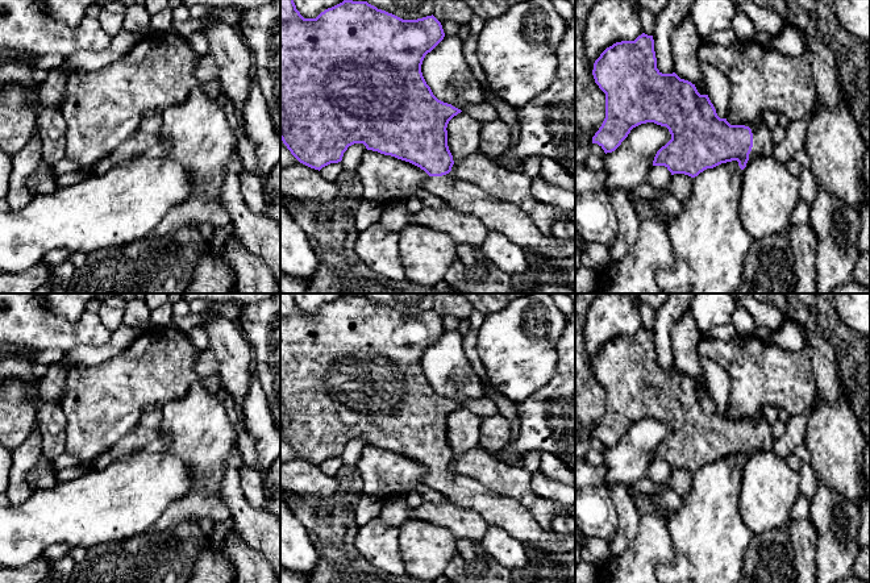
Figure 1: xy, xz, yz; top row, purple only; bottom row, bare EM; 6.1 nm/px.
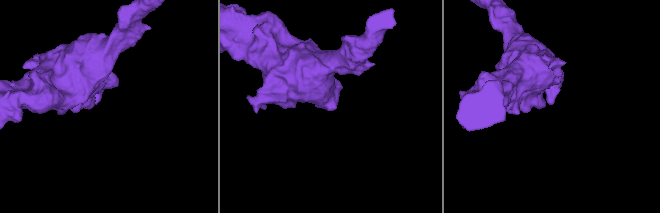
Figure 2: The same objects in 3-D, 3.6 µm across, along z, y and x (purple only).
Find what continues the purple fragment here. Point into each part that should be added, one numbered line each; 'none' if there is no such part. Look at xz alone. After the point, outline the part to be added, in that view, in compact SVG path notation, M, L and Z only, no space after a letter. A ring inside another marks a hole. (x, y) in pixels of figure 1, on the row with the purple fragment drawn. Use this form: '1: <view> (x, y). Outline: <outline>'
1: xz (496, 216). Outline: M450 172L426 176L422 188L450 207L479 218L488 232L500 232L525 251L550 259L575 255L575 241L545 236L533 220L512 204L484 193L479 187L455 179Z

